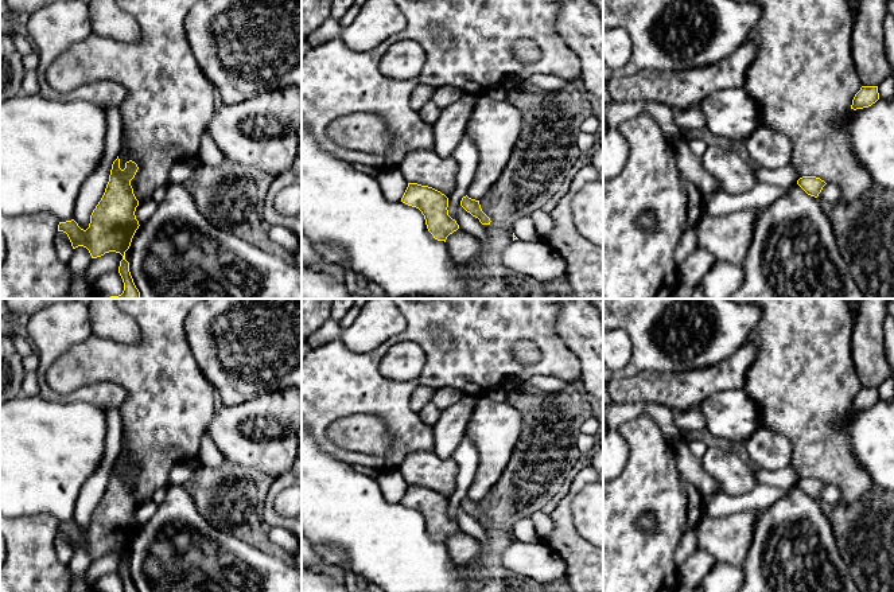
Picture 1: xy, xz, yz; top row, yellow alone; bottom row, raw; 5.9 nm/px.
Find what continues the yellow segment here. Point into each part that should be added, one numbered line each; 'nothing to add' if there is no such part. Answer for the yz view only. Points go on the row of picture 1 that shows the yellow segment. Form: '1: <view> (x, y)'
nothing to add

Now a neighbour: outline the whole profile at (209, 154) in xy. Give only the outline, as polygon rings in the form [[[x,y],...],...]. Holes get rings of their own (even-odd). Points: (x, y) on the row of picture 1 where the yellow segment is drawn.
[[[206,132],[199,143],[198,159],[199,163],[209,165],[230,164],[228,157],[217,148],[213,137]]]

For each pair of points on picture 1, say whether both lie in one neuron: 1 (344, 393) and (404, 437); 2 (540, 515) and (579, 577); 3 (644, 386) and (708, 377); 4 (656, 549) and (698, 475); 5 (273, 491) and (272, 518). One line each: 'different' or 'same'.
1: same
2: different
3: same
4: different
5: same

